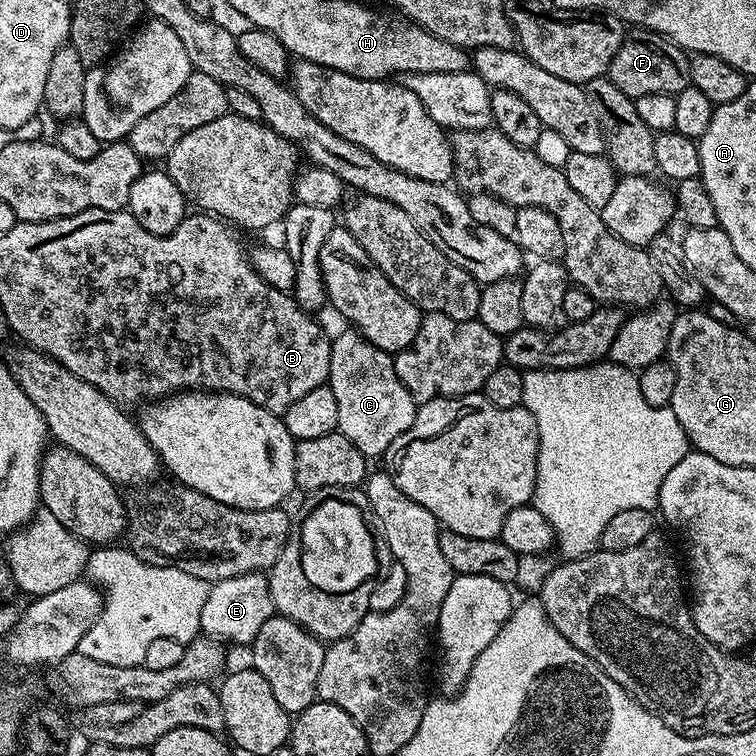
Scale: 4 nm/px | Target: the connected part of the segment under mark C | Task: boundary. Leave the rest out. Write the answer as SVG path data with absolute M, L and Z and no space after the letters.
M347 331L332 341L327 382L338 402L338 431L350 438L364 457L380 458L398 434L410 430L418 403L395 373L393 357L365 340L359 332Z

